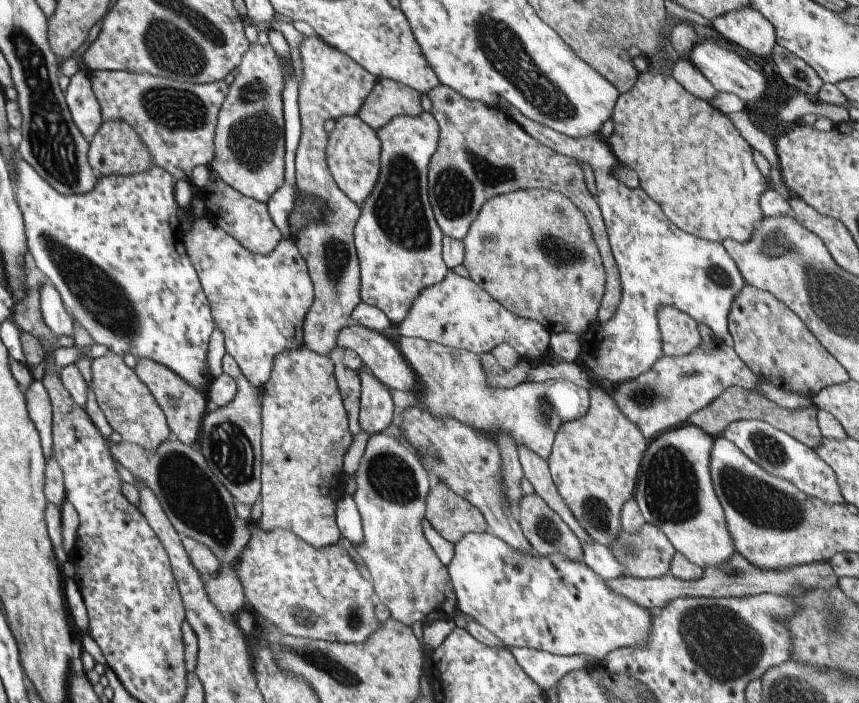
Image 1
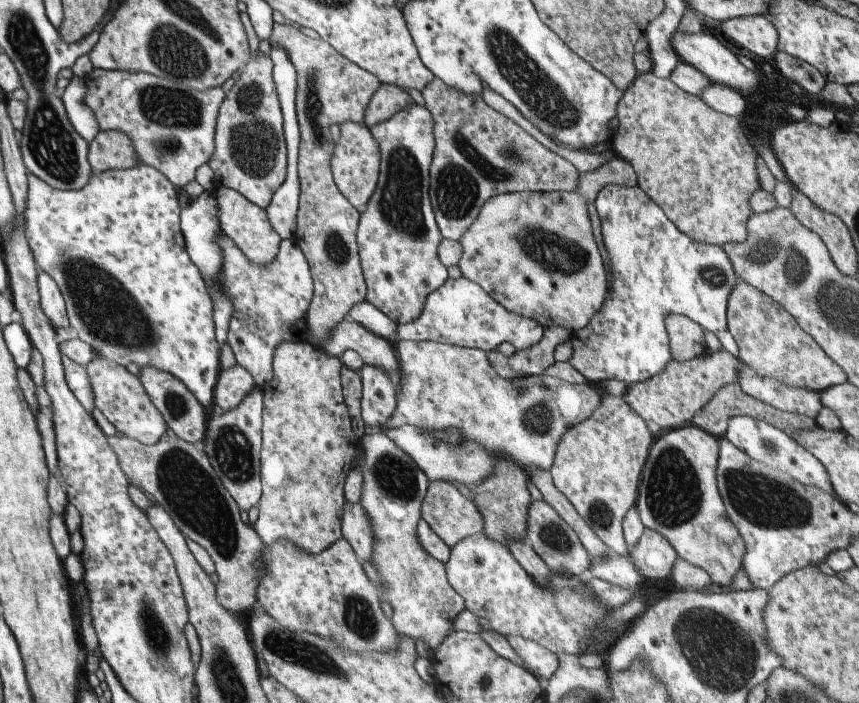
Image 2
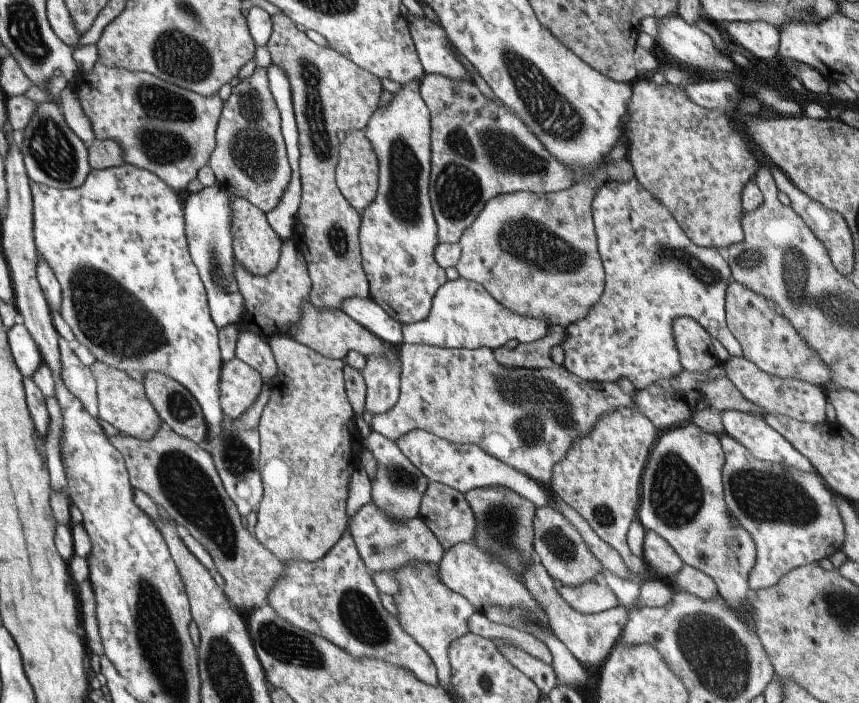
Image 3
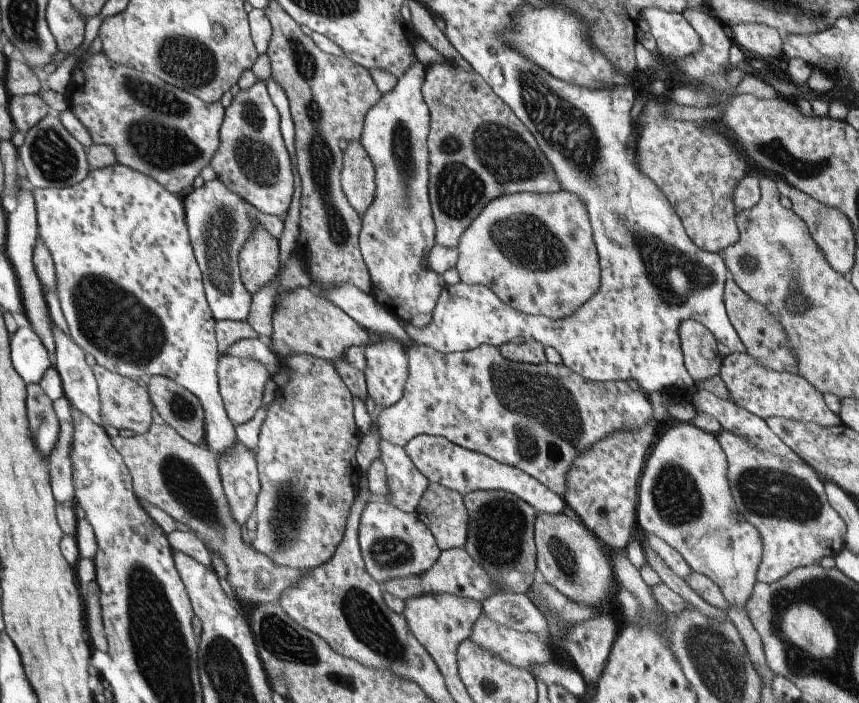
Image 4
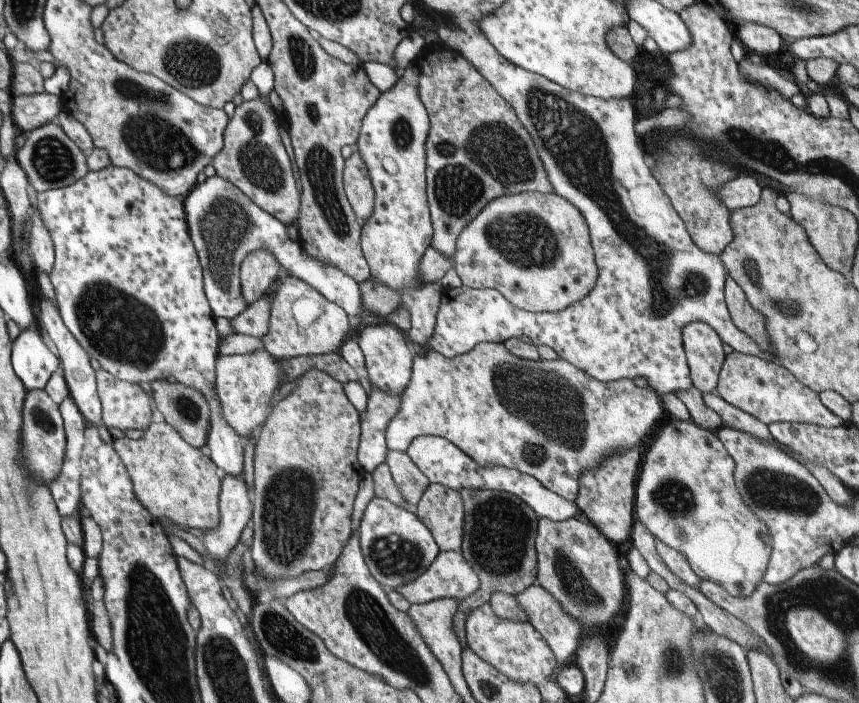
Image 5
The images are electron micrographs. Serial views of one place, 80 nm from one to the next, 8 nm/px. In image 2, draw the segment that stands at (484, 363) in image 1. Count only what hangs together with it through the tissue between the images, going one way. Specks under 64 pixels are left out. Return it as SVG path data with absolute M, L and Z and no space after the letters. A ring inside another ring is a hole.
M544 327L541 340L528 349L515 351L505 357L499 351L486 352L486 357L491 369L501 378L514 379L539 375L544 368L551 366L554 360L554 346L565 339L571 338L571 332L563 327Z

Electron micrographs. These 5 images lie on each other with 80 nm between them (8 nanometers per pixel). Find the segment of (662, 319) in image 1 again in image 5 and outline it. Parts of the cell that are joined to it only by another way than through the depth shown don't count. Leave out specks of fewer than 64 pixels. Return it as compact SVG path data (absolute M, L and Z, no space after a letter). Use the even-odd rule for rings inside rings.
M693 321L681 329L682 347L692 385L701 393L714 392L724 354L720 338L704 322Z

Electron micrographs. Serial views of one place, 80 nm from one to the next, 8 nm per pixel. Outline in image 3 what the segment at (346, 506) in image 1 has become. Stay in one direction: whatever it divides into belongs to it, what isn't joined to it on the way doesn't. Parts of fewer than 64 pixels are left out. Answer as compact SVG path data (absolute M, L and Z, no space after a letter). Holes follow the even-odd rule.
M371 502L361 505L361 508L355 511L346 529L369 574L381 571L391 573L395 569L400 569L401 565L408 565L411 561L437 565L444 553L444 547L437 542L431 530L421 519L418 517L403 521L391 519Z

